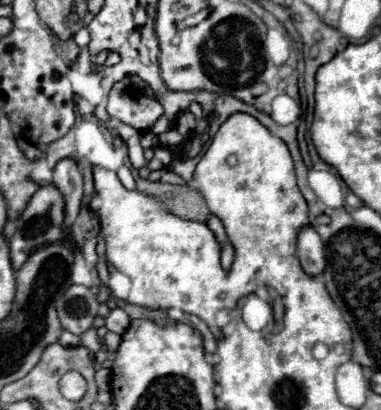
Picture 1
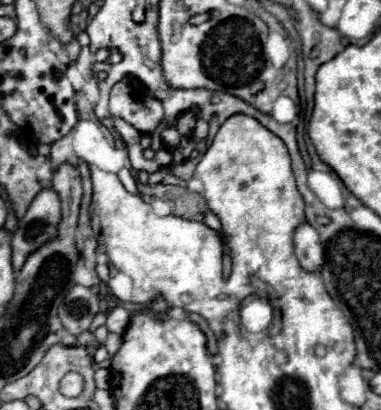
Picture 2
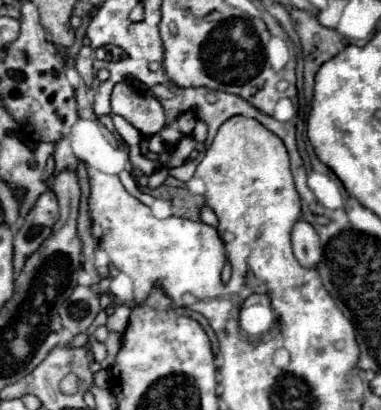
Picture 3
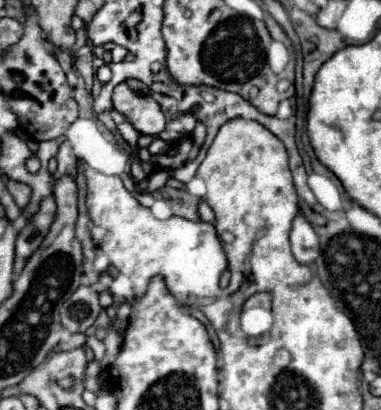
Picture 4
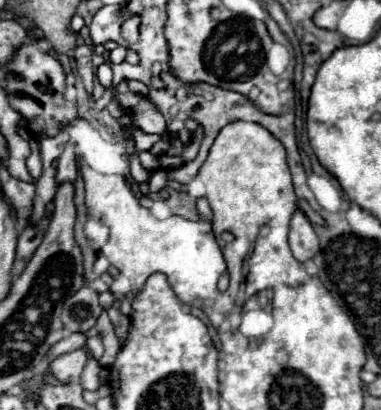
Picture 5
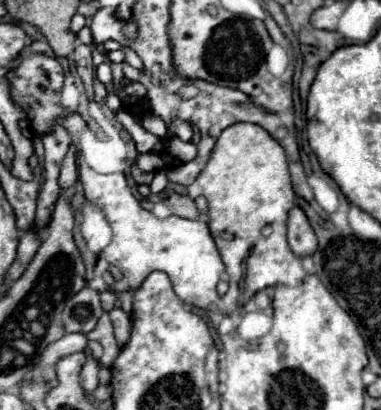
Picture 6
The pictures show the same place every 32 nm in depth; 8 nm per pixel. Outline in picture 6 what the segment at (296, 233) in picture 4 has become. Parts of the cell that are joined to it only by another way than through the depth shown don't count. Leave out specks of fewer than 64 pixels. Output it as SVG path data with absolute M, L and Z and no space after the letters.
M298 206L292 208L290 218L288 218L288 244L298 258L312 256L318 248L316 234L314 234L306 214Z

